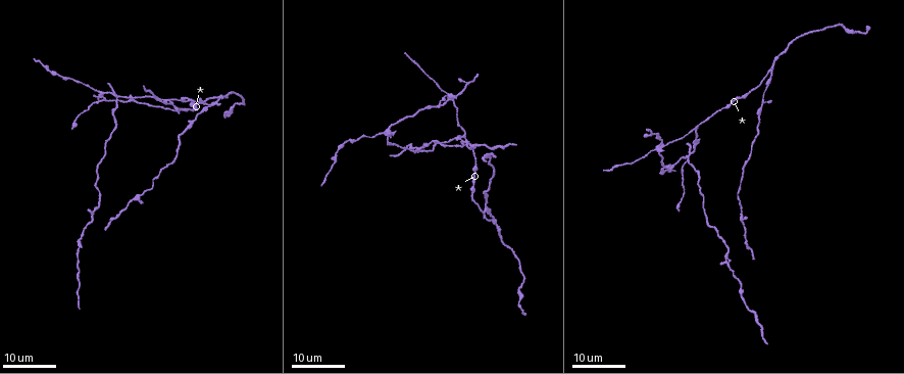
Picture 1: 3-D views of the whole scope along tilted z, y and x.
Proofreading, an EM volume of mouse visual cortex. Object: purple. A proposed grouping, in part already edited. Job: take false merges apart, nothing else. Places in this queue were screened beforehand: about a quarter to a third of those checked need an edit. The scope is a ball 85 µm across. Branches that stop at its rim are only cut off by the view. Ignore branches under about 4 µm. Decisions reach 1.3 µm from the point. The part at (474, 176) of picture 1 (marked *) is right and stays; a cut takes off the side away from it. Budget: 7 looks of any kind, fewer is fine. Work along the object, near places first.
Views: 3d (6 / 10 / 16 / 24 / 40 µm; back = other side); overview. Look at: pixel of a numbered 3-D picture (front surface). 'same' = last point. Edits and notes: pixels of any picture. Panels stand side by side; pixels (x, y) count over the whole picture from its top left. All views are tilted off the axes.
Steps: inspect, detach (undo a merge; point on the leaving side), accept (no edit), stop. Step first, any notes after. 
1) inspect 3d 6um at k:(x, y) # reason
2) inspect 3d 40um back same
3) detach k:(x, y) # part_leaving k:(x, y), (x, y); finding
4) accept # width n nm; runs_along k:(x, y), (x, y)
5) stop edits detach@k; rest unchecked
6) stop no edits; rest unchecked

inspect 3d 24um at 1:(697, 127)

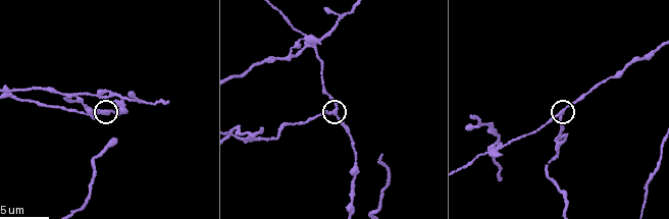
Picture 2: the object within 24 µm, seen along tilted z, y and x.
inspect 3d 10um at 2:(335, 113) # closer look

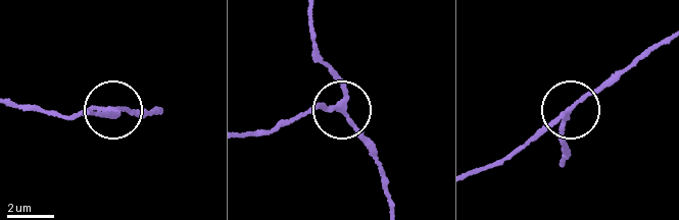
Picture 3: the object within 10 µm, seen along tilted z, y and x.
accept # arms 3; runs_along 3:(388, 205), (380, 169), (344, 114), (342, 94), (318, 47); continuous, no second neuron

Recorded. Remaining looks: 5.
inspect 3d 24um at 1:(493, 219) # two arms in line, one across

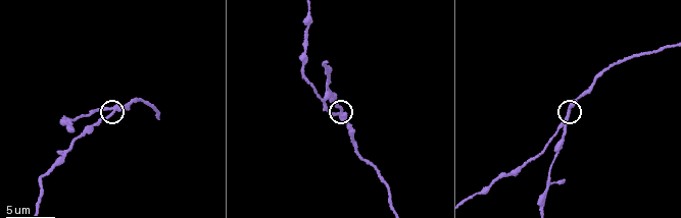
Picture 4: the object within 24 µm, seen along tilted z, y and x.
inspect 3d 10um at 4:(566, 115)

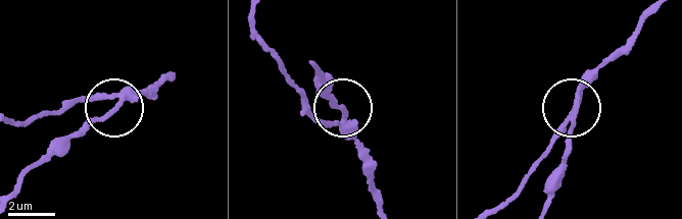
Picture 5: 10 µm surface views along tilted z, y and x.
detach 5:(101, 117) # side_arm 25 um; part_leaving 5:(120, 97), (115, 109), (25, 175), (18, 194); two neurons meet here

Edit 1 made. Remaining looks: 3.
inspect overview # redraw

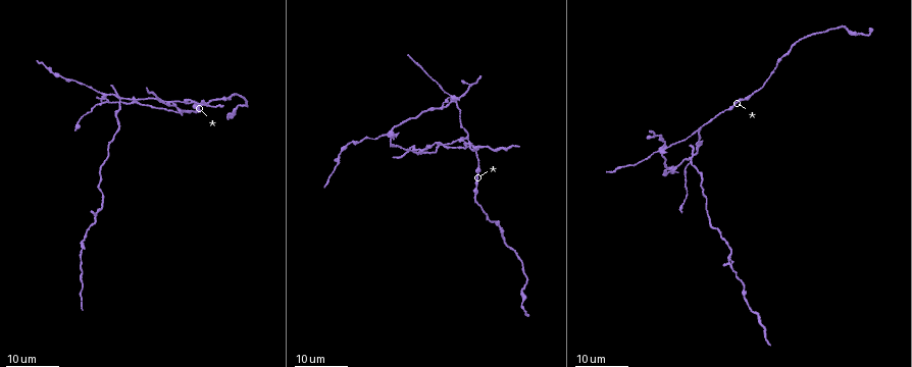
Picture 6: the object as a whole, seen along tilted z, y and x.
inspect 3d 24um at 6:(119, 105) # thin arm on a thick one

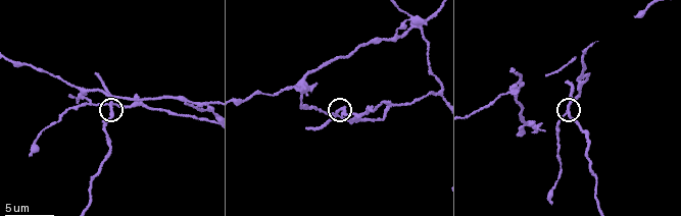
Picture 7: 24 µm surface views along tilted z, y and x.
inspect 3d 6um at 7:(566, 105) # zoom in

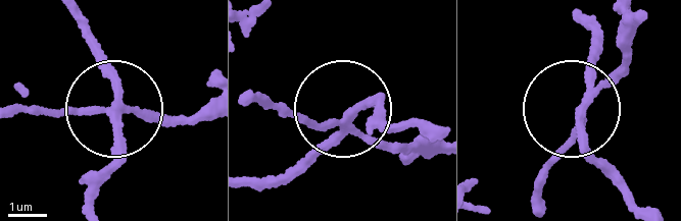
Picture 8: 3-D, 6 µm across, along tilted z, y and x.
detach 8:(120, 160) # arms 4; part_leaving 8:(117, 114), (97, 196); a second neuron is stuck on

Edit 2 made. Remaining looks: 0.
stop edits detach@5, detach@8; rest unchecked

